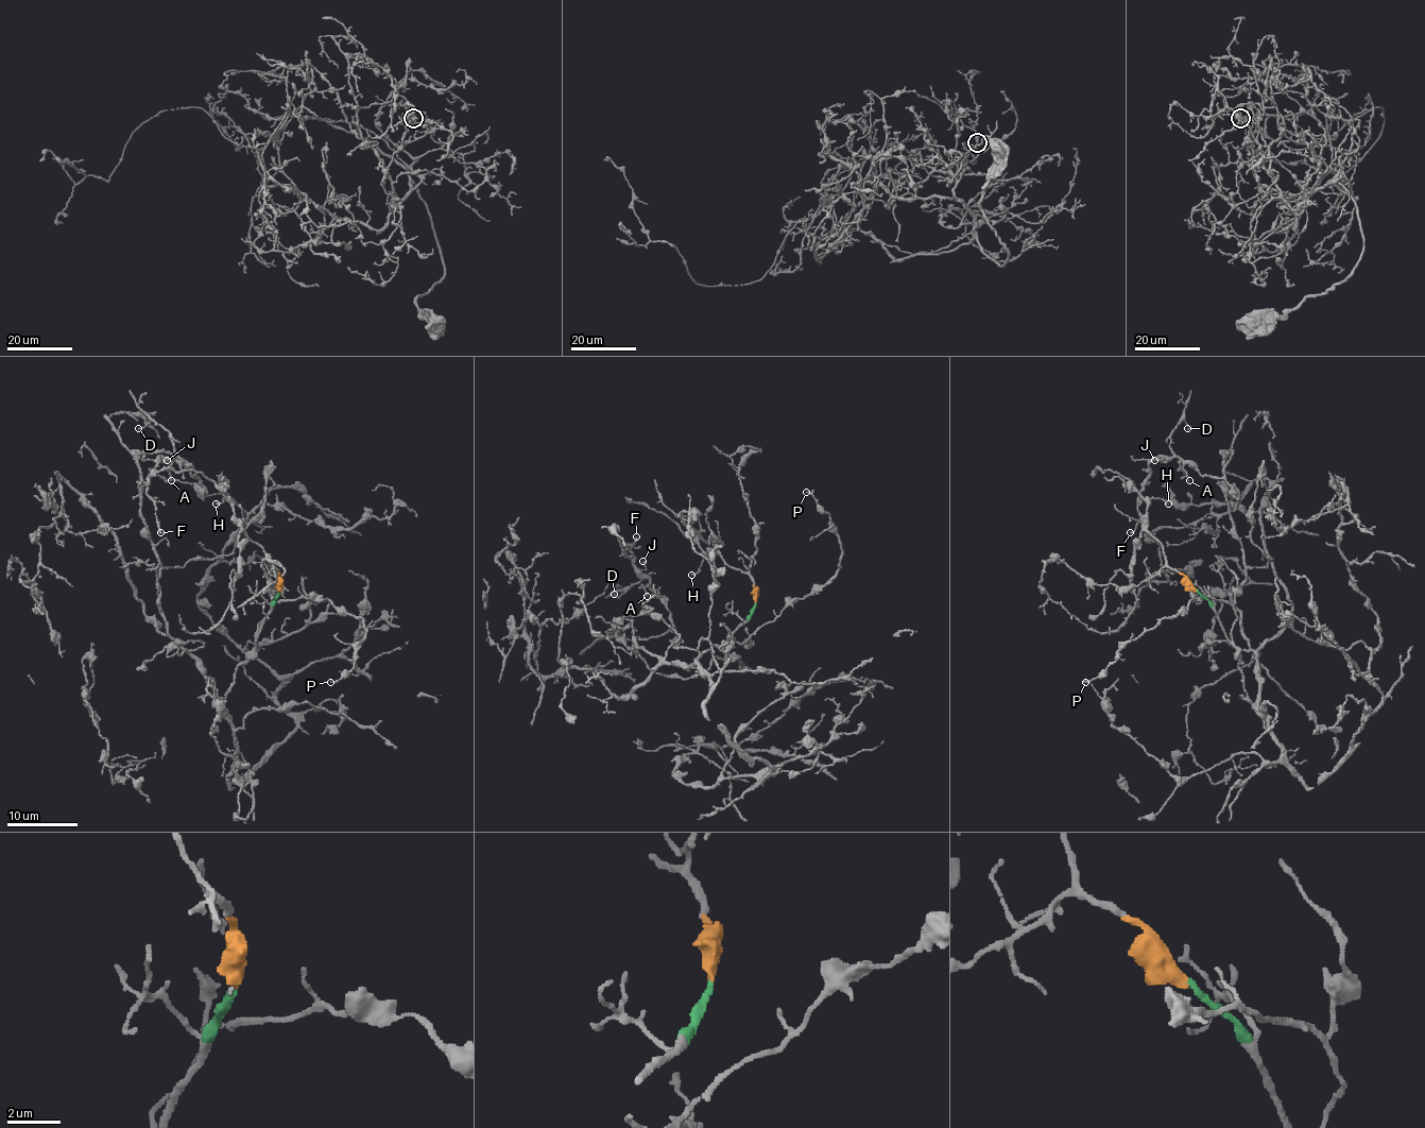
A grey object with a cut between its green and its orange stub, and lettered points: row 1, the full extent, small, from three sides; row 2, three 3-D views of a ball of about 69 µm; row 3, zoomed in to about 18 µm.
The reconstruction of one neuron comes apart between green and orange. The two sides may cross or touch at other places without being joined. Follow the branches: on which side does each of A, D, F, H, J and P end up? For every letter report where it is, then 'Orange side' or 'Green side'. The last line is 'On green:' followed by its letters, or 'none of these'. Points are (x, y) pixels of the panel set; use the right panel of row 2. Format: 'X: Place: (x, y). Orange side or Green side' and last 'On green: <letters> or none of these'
A: Place: (1189, 480). Green side
D: Place: (1187, 428). Green side
F: Place: (1130, 532). Green side
H: Place: (1168, 503). Orange side
J: Place: (1154, 460). Green side
P: Place: (1085, 682). Green side
On green: A, D, F, J, P

